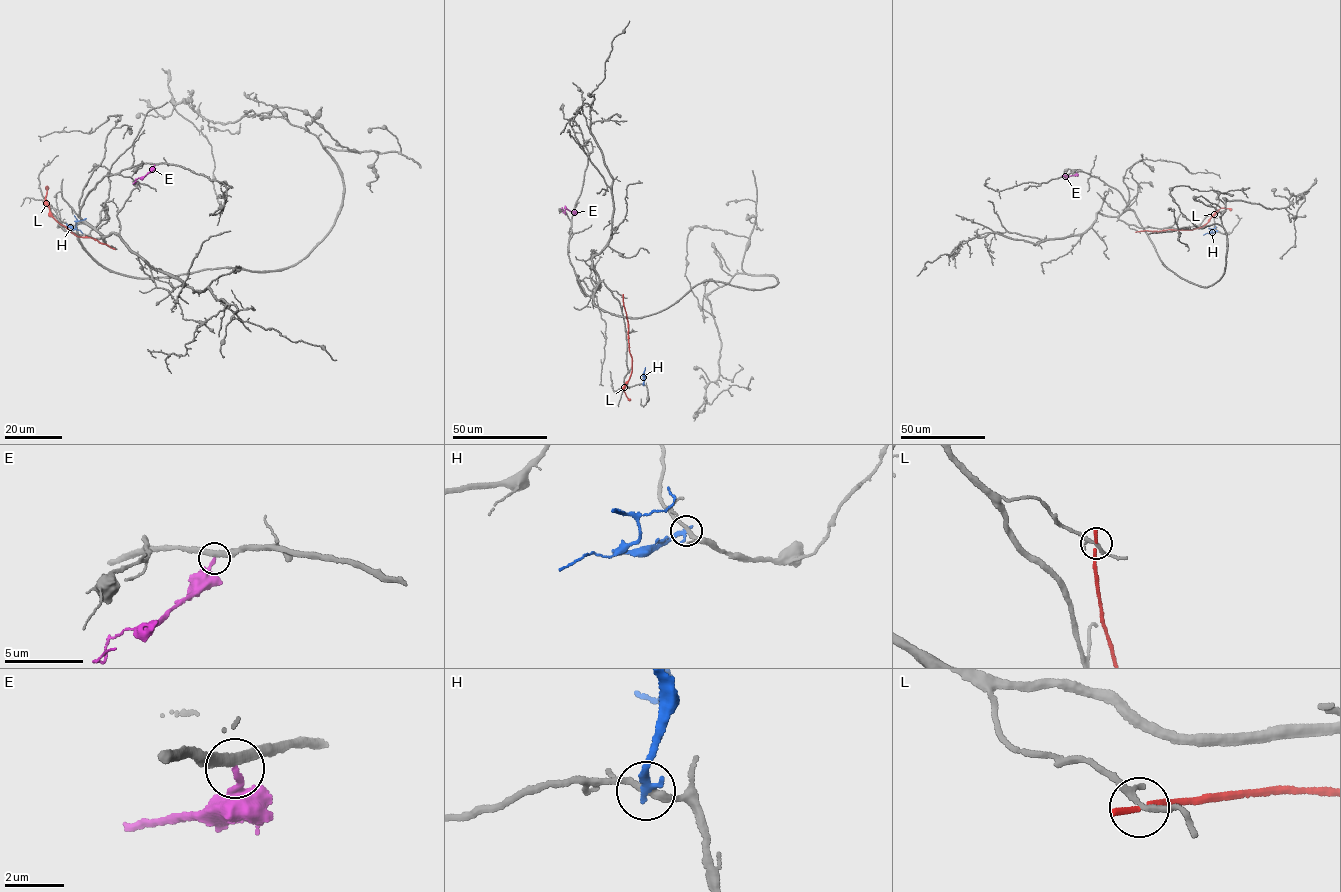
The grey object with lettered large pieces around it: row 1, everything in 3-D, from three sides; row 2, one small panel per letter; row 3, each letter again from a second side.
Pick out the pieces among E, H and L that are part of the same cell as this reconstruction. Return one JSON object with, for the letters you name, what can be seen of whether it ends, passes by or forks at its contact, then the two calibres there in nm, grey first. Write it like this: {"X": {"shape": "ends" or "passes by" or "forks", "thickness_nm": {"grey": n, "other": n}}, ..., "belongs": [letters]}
{"belongs": []}

